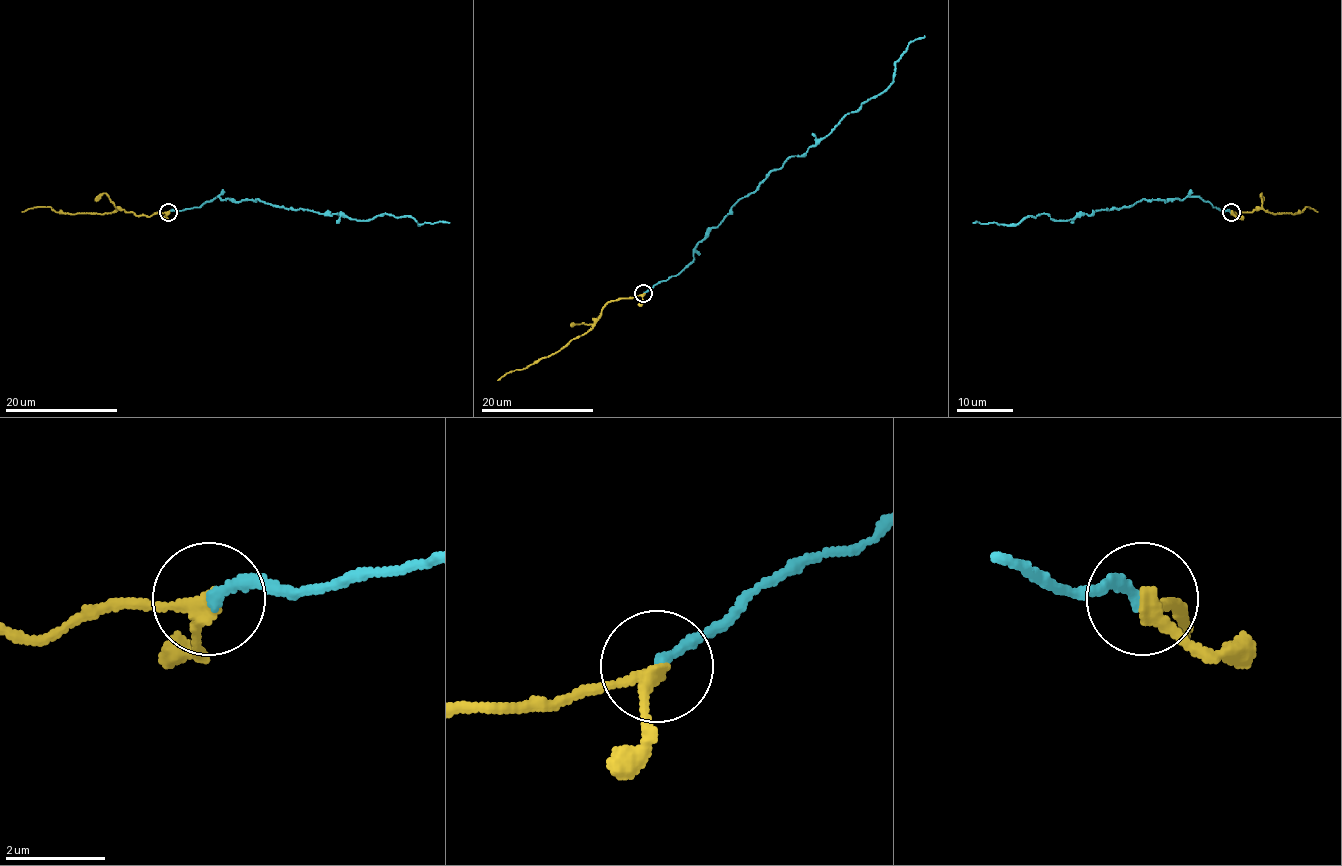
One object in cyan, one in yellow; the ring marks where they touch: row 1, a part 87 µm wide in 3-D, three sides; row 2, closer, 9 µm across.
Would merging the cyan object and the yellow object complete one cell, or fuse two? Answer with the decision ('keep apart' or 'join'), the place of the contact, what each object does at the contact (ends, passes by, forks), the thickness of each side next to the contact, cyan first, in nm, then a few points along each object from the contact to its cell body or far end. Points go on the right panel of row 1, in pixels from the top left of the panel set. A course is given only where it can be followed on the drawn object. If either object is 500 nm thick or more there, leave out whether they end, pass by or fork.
join; at (1231, 212); cyan ends there; yellow passes by; 220 nm thick on the cyan side, 240 nm on the other; cyan runs (1230, 212), (1185, 197), (1140, 199), (1064, 221), (1041, 213), (1017, 223), (973, 223); yellow runs (1230, 212), (1236, 216), (1264, 209), (1273, 213), (1297, 213), (1306, 206), (1318, 212)

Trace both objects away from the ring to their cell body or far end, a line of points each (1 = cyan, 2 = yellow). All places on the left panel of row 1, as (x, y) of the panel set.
1: (168, 212), (200, 206), (218, 197), (343, 213), (359, 221), (387, 213), (411, 216), (419, 225), (449, 223)
2: (168, 212), (149, 216), (117, 209), (106, 213), (62, 213), (49, 206), (35, 206), (21, 212)

